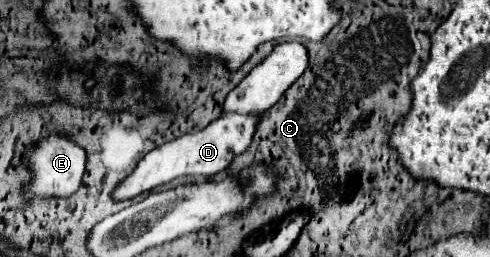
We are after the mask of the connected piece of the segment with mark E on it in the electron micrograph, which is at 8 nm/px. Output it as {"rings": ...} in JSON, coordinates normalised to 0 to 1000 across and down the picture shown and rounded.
{"rings":[[[106,518],[86,533],[78,556],[61,556],[41,619],[41,650],[61,673],[61,696],[45,720],[45,774],[65,782],[69,767],[139,767],[155,751],[176,673],[176,634],[176,588],[139,525]]]}

